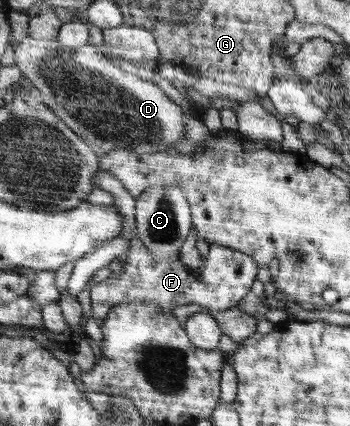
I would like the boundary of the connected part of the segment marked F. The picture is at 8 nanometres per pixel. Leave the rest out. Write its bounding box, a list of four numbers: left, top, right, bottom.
[91,170,257,325]

